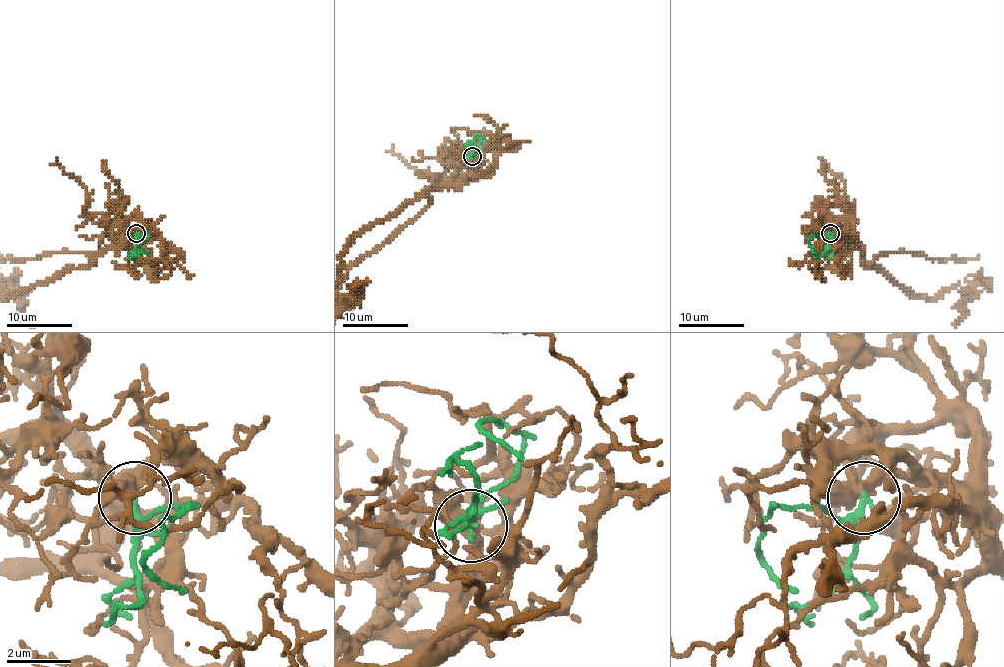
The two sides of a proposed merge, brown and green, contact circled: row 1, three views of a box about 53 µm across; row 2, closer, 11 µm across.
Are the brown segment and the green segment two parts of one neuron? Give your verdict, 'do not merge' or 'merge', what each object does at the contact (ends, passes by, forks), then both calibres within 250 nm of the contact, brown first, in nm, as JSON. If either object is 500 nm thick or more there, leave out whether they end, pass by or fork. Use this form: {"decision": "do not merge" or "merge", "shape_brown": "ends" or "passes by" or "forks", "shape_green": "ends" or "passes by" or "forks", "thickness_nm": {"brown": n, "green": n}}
{"decision": "merge", "shape_brown": "forks", "shape_green": "passes by", "thickness_nm": {"brown": 380, "green": 200}}

